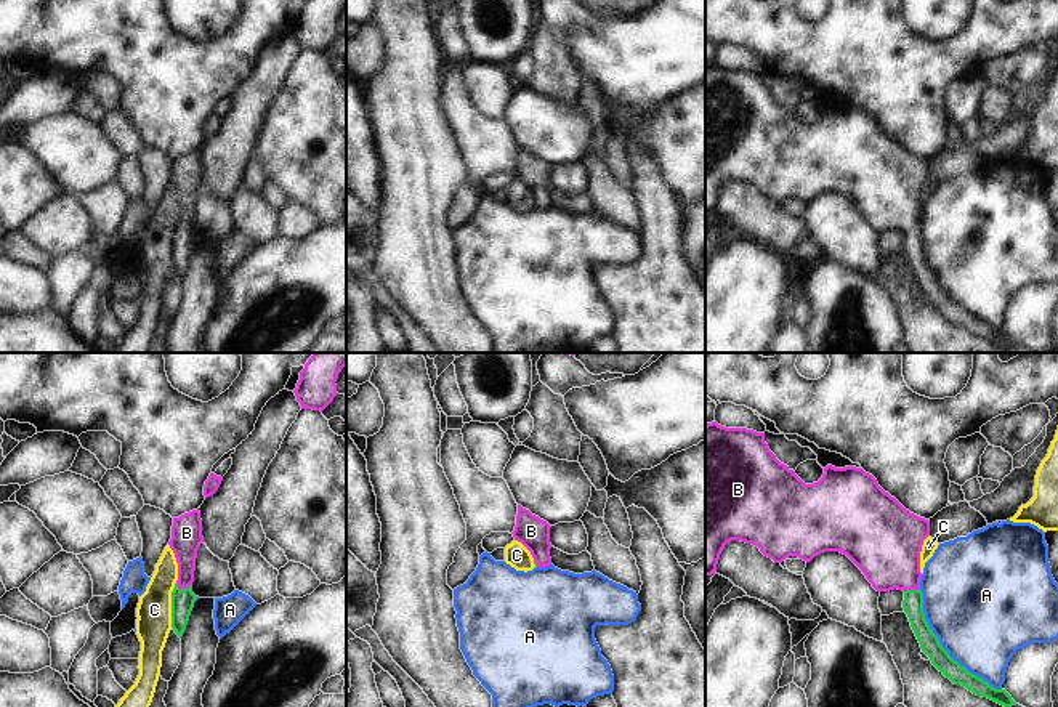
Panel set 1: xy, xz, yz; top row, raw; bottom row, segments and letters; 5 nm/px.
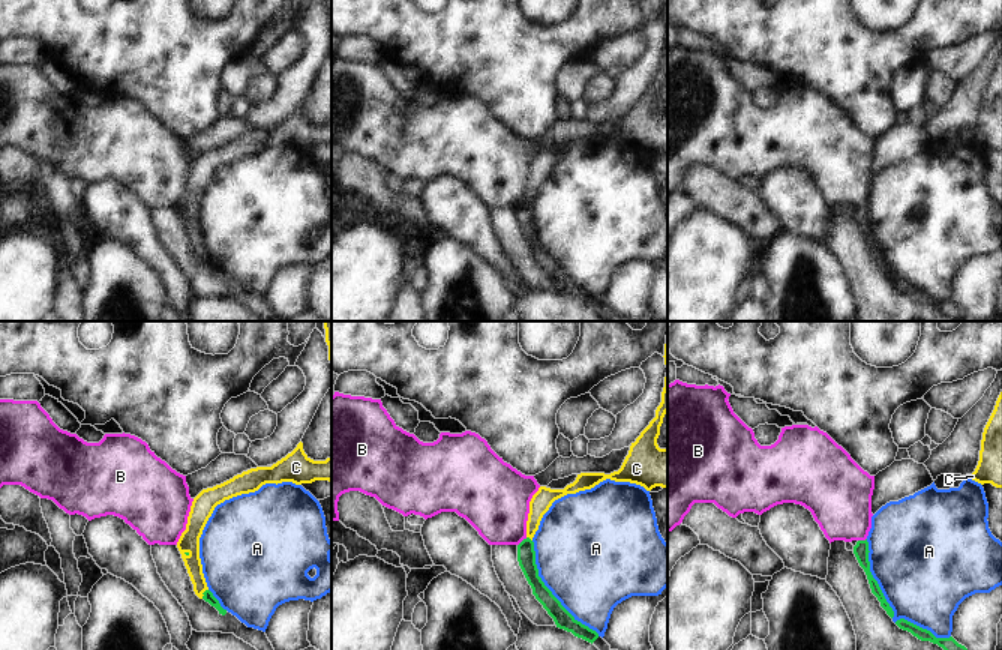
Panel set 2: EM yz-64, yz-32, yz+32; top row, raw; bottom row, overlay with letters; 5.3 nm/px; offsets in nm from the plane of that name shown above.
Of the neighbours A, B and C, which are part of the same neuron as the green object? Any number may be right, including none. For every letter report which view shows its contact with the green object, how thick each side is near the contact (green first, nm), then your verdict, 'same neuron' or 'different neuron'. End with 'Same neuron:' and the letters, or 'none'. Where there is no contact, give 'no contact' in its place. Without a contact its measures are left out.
A: meets green in yz; 100 nm thick on the green side, 500 nm on the other; different neuron
B: meets green in xy; 110 nm thick on the green side, 150 nm on the other; same neuron
C: meets green in xy; 110 nm thick on the green side, 180 nm on the other; different neuron
Same neuron: B

